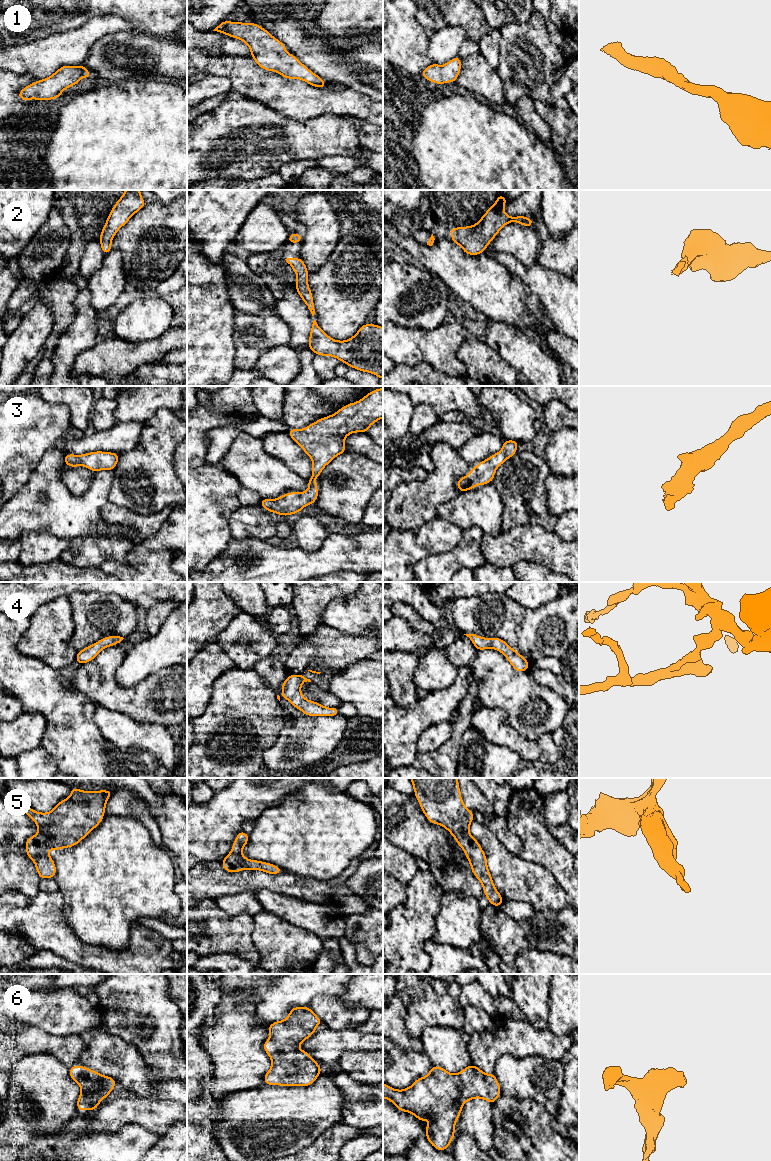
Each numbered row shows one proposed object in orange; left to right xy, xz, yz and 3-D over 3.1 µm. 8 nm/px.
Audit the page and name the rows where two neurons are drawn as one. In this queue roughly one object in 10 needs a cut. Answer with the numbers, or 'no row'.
no row

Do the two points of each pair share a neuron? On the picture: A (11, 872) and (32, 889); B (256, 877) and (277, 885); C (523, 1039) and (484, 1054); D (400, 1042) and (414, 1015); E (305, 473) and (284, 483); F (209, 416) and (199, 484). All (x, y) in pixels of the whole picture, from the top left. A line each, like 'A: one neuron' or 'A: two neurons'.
A: one neuron
B: one neuron
C: one neuron
D: two neurons
E: two neurons
F: two neurons

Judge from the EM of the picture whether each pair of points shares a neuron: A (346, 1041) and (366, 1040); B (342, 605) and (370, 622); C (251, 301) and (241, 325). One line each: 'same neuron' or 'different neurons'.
A: same neuron
B: same neuron
C: different neurons

